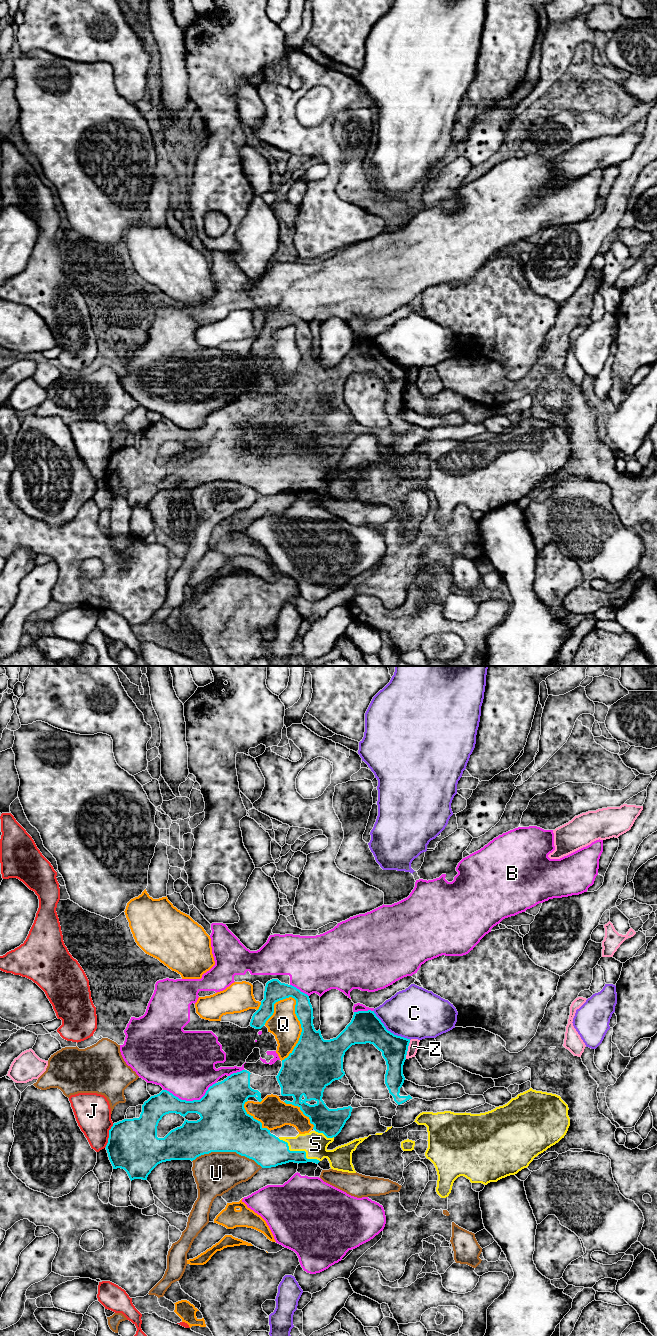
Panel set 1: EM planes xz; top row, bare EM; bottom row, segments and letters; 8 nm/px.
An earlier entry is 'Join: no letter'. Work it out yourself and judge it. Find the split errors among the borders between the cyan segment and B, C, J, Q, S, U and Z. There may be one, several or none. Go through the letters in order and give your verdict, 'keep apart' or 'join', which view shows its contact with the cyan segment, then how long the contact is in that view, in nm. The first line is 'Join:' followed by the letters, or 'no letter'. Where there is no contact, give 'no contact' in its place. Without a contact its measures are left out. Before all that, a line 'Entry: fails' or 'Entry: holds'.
Entry: fails
Join: S
B: keep apart; meets cyan in xz; contact 420 nm long
C: keep apart; meets cyan in xz; contact 380 nm long
J: keep apart; meets cyan in xz; contact 200 nm long
Q: keep apart; meets cyan in xz; contact 550 nm long
S: join; meets cyan in xz; contact 380 nm long
U: keep apart; meets cyan in xz; contact 550 nm long
Z: keep apart; meets cyan in xz; contact 160 nm long

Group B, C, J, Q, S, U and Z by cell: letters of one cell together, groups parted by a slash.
B / C / J / Q / S / U / Z

